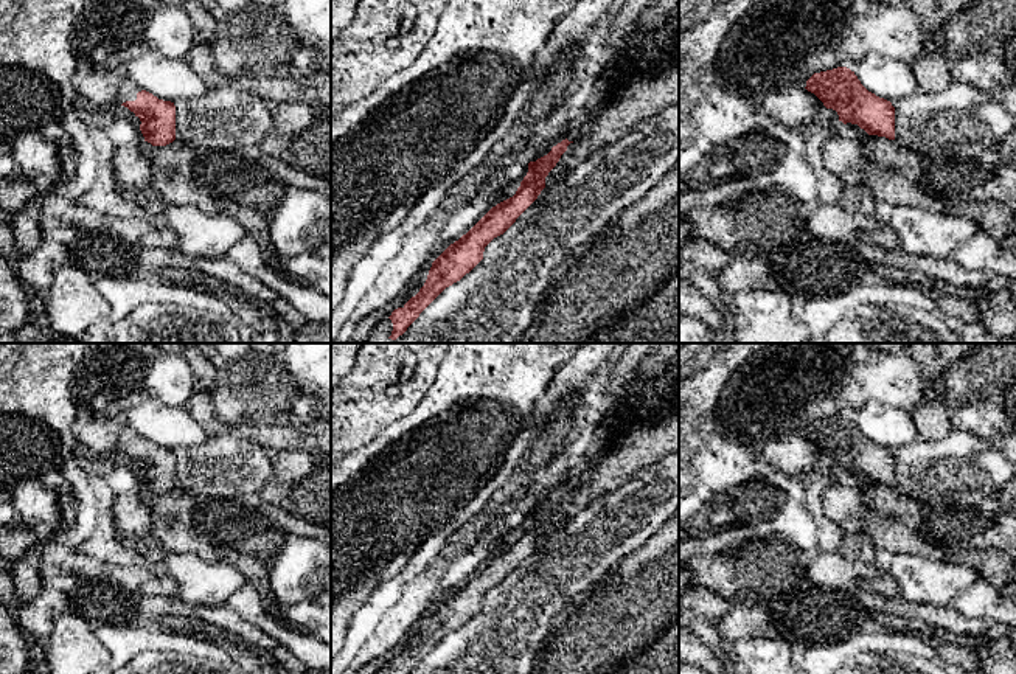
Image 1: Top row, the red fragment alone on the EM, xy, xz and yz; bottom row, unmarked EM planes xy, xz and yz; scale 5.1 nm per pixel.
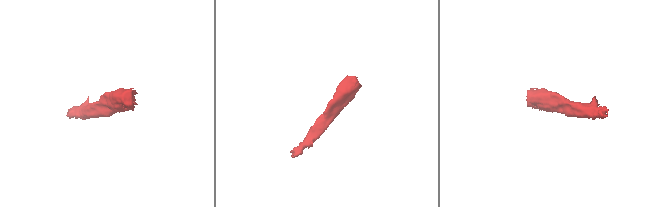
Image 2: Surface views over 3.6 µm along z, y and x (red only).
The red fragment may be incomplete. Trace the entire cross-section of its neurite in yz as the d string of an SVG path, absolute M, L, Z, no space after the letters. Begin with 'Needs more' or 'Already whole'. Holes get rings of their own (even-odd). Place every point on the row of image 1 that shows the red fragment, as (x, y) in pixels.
Already whole. M837 67L814 73L805 89L826 109L836 110L844 124L858 124L868 135L895 140L895 107L868 92L850 68Z

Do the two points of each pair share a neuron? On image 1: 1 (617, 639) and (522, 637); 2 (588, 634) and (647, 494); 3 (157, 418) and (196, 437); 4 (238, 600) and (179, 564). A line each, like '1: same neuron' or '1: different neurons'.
1: different neurons
2: different neurons
3: same neuron
4: different neurons

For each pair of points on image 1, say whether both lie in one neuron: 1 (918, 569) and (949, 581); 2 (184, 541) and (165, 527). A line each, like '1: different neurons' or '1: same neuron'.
1: same neuron
2: same neuron

